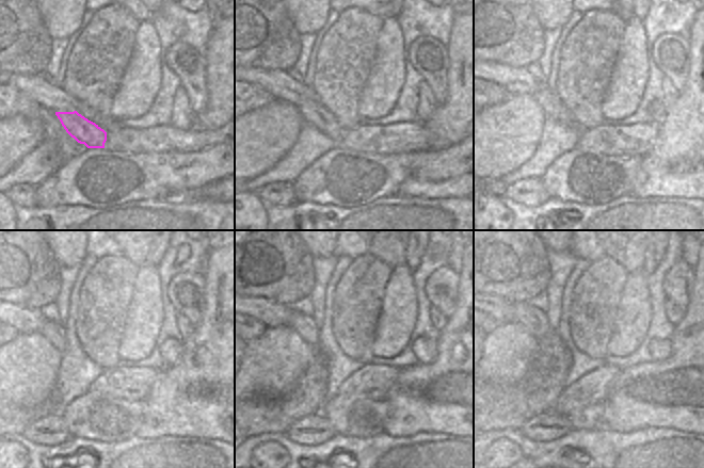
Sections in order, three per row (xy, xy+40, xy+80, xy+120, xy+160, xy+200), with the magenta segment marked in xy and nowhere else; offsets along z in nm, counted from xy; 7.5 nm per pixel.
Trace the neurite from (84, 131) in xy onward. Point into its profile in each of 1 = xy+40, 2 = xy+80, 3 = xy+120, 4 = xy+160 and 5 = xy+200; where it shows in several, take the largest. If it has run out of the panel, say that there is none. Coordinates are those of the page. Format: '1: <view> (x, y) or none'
1: xy+40 (313, 112)
2: xy+80 (553, 108)
3: xy+120 (57, 333)
4: xy+160 (304, 325)
5: xy+200 (536, 320)

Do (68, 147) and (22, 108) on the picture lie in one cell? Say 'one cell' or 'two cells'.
one cell

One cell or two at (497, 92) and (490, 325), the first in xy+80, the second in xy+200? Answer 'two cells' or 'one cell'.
one cell

